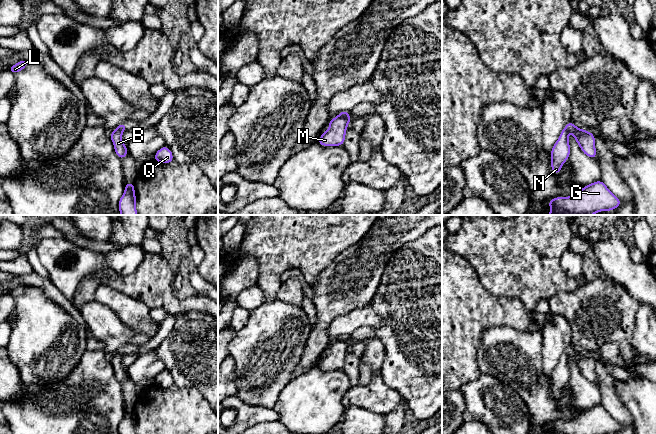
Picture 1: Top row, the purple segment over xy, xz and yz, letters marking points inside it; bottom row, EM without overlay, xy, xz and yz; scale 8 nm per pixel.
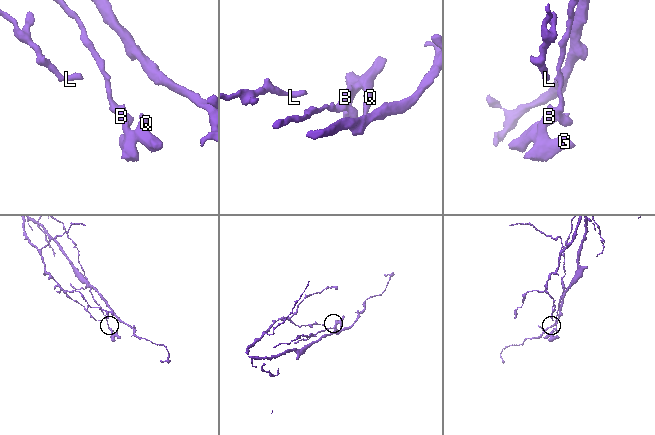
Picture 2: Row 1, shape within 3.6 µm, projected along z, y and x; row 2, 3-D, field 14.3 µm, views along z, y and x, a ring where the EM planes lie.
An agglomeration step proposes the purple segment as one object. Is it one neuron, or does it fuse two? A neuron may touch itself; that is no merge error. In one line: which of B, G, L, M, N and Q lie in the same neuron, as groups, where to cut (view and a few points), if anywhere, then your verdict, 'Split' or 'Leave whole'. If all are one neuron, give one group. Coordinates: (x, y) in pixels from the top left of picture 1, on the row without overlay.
Groups: B G N Q / L M. Split along xy (115, 353), (122, 355). Split

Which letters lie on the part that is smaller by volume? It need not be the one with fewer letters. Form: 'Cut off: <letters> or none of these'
Cut off: B, G, N, Q

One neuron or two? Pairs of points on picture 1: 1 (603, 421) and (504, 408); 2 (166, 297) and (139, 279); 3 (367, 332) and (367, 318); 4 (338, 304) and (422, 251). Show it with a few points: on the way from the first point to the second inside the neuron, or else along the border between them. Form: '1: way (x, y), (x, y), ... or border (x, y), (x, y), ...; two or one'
1: border (515, 391), (526, 405), (531, 423); two
2: way (159, 292), (149, 282), (146, 282); one
3: border (372, 327), (359, 327), (349, 335); two
4: border (391, 256), (372, 299); two

